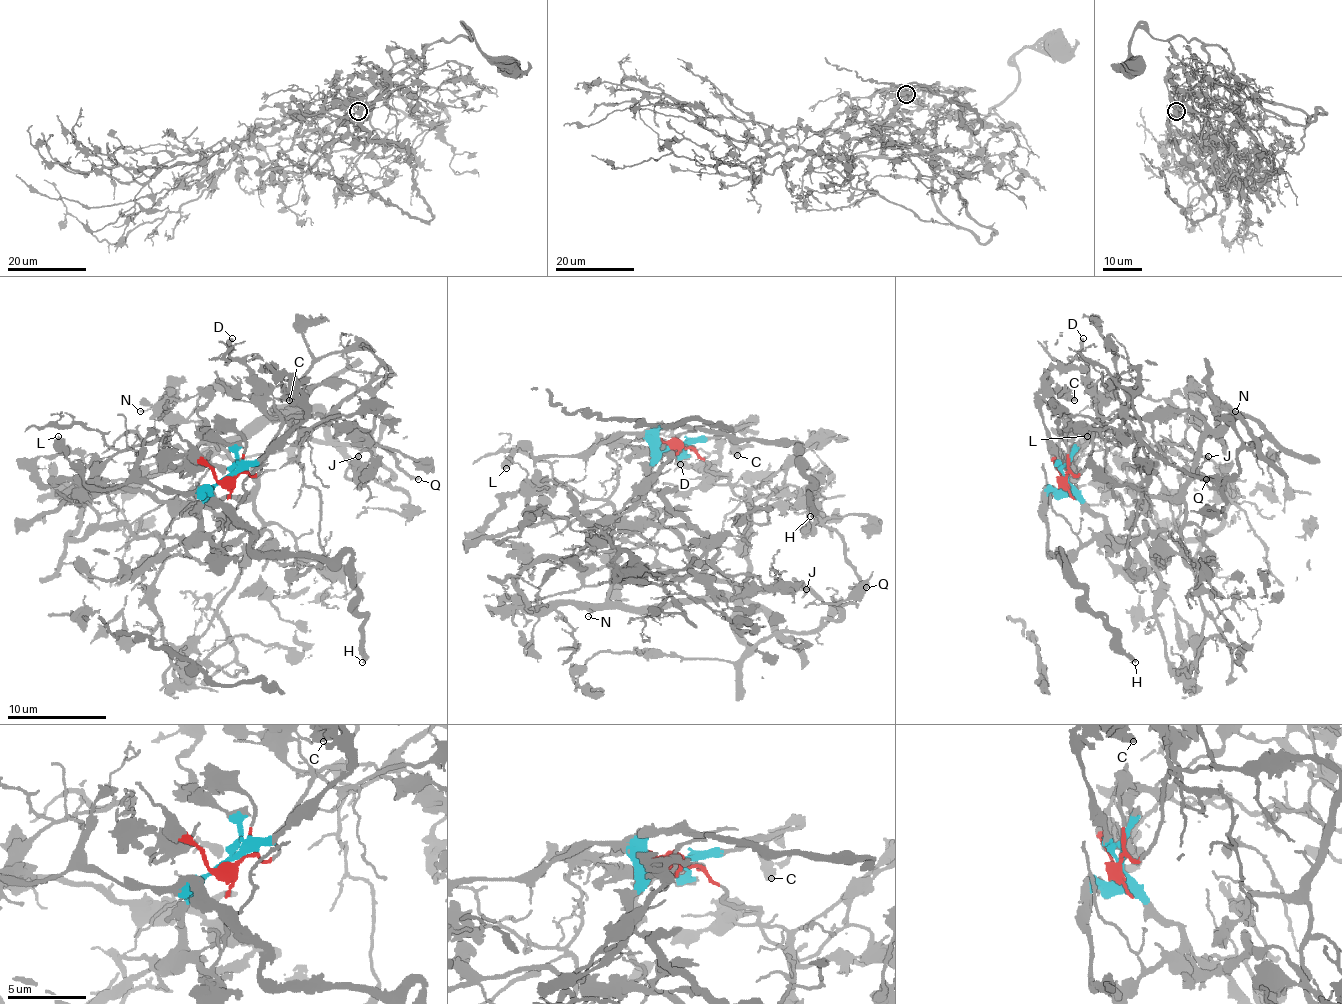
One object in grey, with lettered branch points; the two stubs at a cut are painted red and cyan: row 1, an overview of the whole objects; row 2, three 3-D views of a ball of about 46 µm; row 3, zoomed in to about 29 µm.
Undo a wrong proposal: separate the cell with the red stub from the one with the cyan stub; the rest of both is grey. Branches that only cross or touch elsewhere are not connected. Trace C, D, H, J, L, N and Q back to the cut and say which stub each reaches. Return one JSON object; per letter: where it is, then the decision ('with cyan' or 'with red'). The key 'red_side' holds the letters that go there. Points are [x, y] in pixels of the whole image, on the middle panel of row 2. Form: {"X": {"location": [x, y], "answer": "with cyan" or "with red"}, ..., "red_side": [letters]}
{"C": {"location": [737, 455], "answer": "with cyan"}, "D": {"location": [680, 464], "answer": "with red"}, "H": {"location": [810, 516], "answer": "with cyan"}, "J": {"location": [806, 589], "answer": "with red"}, "L": {"location": [506, 468], "answer": "with cyan"}, "N": {"location": [588, 616], "answer": "with cyan"}, "Q": {"location": [866, 587], "answer": "with red"}, "red_side": ["D", "J", "Q"]}

